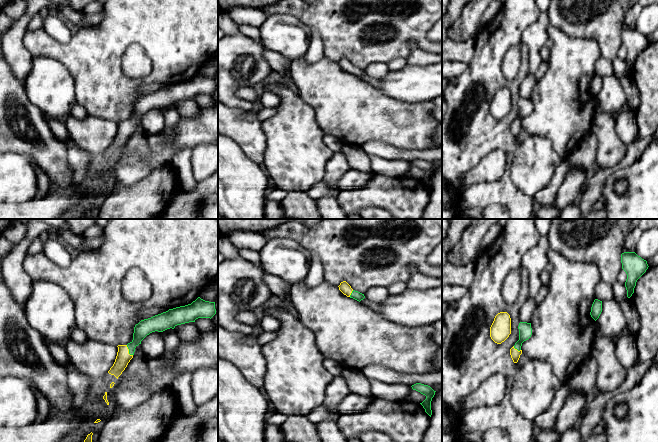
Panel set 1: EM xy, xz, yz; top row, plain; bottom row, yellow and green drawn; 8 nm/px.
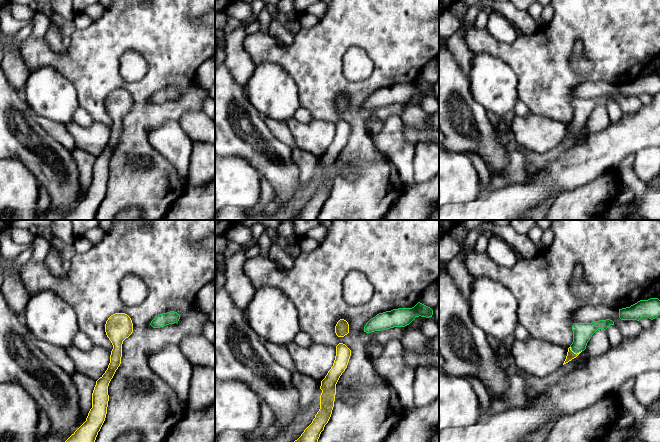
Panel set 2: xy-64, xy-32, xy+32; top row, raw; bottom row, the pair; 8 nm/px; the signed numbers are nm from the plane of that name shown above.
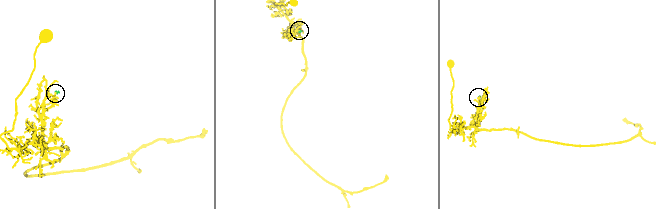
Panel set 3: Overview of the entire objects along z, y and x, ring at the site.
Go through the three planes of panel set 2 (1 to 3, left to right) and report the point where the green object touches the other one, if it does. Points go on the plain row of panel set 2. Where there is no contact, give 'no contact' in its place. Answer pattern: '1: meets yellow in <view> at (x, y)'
1: no contact
2: no contact
3: meets yellow in xy+32 at (575, 129)

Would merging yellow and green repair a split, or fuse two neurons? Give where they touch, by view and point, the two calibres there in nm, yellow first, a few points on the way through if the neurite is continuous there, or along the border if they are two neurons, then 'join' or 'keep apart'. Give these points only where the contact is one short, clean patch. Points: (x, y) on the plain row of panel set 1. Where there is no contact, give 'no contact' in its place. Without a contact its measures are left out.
xy (128, 127) | 120/120 nm | across xy (123, 133), (128, 127), (144, 103) | join

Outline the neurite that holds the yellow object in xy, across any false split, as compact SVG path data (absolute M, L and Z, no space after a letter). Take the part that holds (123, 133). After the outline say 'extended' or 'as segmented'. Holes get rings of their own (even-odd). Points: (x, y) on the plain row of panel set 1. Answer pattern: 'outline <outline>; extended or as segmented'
outline M198 73L191 80L169 85L151 94L141 96L134 103L133 116L127 121L118 121L118 128L113 142L108 147L117 155L133 134L135 124L150 109L174 105L177 101L195 98L198 94L212 94L216 90L215 78Z; extended

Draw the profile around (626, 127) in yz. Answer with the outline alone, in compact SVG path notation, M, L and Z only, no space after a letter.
M628 108L619 113L616 118L615 131L626 146L637 139L638 130L634 110Z

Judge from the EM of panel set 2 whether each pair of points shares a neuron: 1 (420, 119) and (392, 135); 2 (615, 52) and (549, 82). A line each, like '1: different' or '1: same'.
1: different
2: same

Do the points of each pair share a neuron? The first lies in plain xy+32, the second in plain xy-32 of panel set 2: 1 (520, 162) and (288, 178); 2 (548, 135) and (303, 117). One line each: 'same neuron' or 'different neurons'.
1: different neurons
2: different neurons

